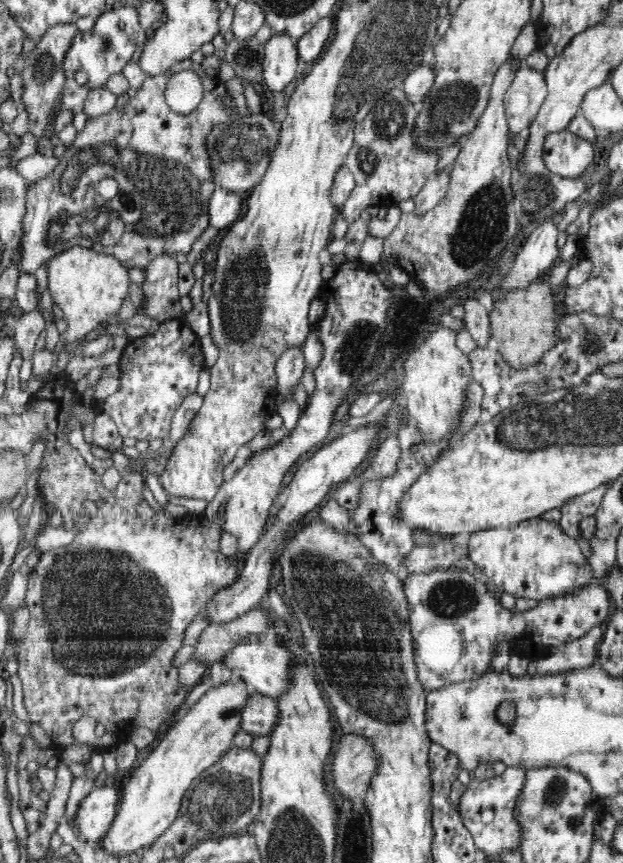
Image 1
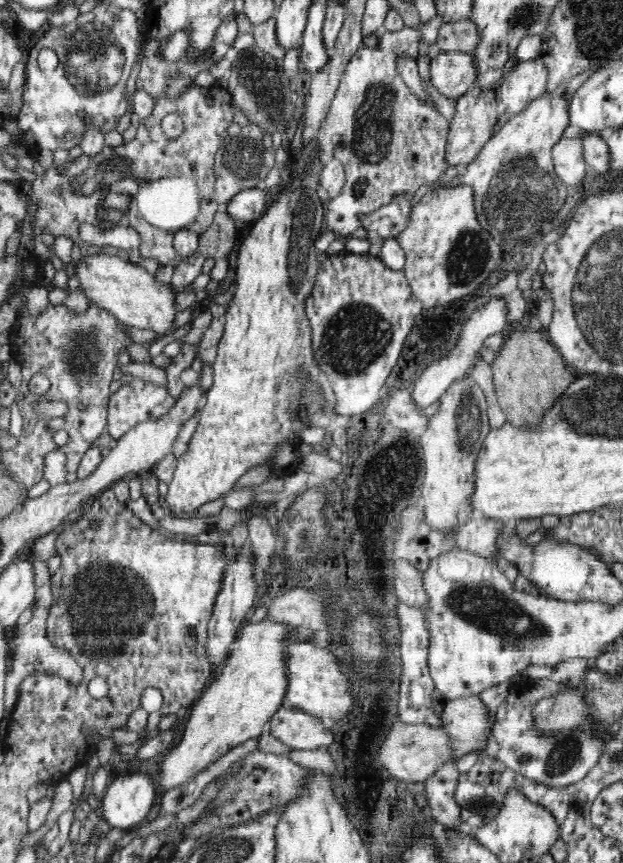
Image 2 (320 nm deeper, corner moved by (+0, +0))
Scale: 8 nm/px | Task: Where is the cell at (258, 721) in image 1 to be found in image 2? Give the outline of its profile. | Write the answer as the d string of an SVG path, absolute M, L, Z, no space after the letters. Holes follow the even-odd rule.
M285 705L280 706L278 712L272 715L268 725L272 736L291 749L316 750L316 748L322 748L322 746L328 749L333 747L335 742L334 734L324 726L319 717L312 716L300 709L289 708Z

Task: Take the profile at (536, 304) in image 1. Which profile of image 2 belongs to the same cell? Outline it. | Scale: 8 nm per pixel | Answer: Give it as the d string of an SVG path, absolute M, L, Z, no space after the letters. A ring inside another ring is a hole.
M520 326L508 336L508 342L491 364L499 405L505 412L507 422L514 424L514 427L536 427L542 414L554 406L554 402L577 377L564 363L558 349L546 338L547 332L530 332L526 326Z

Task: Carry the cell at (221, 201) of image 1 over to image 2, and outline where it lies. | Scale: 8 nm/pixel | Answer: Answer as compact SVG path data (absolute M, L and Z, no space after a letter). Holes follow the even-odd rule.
M244 189L225 205L225 210L234 220L256 221L262 216L262 210L266 210L266 206L266 192L260 189Z

